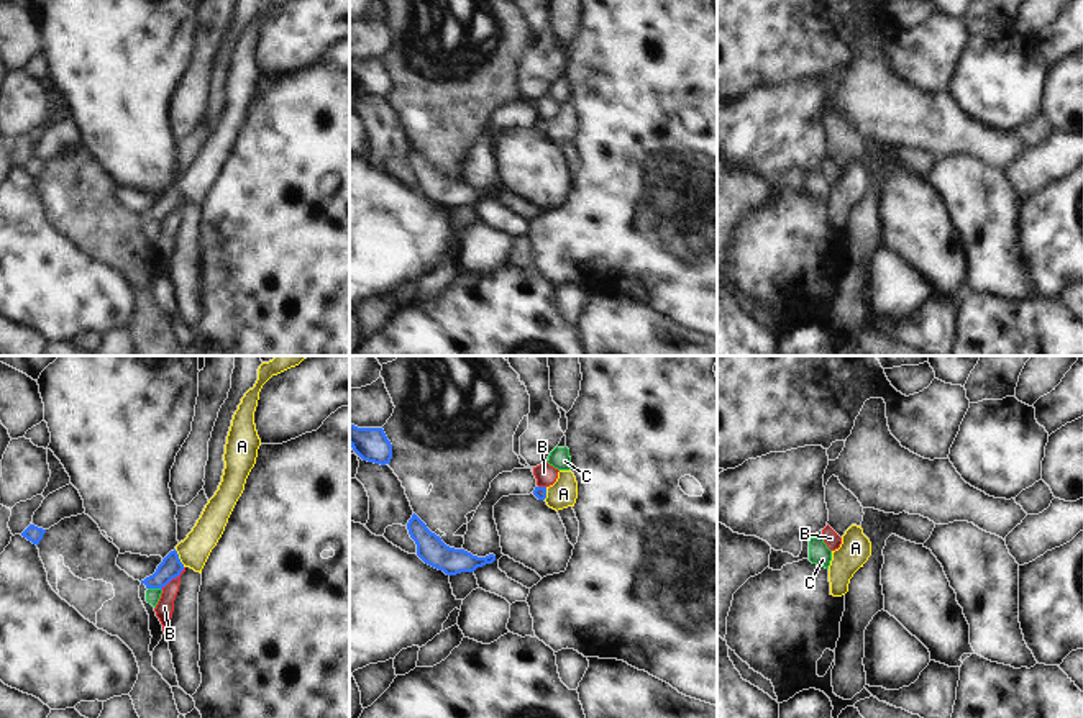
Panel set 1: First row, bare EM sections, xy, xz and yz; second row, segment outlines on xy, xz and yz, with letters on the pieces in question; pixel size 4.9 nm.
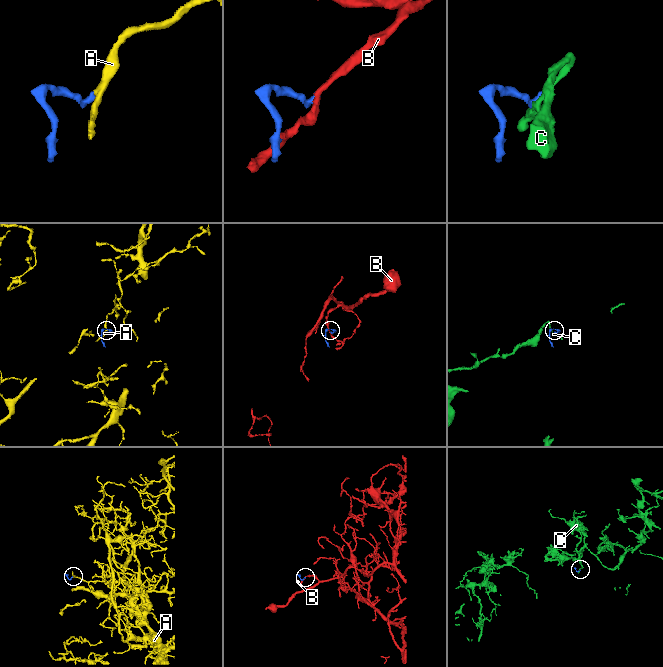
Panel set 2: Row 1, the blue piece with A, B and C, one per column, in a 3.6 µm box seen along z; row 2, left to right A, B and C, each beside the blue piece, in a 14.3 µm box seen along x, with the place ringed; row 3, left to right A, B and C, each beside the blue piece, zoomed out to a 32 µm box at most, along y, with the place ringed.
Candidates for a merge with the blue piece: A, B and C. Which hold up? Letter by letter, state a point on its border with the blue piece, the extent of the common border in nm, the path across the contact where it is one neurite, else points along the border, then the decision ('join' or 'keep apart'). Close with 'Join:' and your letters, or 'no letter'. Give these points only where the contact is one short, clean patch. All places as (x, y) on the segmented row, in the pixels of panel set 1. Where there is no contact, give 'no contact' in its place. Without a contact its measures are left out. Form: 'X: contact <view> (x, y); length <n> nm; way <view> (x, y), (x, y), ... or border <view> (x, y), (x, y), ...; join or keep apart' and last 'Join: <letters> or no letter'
A: contact xy (178, 558); length 100 nm; way xy (171, 566), (178, 558), (194, 551); join
B: contact xy (173, 577); length 160 nm; border xy (184, 568), (161, 589); keep apart
C: contact xy (155, 587); length 70 nm; border xy (148, 587), (161, 590); keep apart
Join: A

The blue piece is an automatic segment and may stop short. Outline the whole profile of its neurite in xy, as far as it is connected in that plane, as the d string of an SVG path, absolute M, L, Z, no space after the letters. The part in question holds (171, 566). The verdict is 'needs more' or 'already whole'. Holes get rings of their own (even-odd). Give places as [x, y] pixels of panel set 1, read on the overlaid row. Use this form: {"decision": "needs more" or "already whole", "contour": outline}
{"decision": "needs more", "contour": "M274 356L258 369L258 380L249 389L233 415L225 444L225 469L215 495L205 505L200 518L184 541L171 551L156 572L141 584L146 588L164 588L172 579L179 577L185 567L202 574L202 569L222 538L228 518L244 490L246 479L256 464L261 439L254 425L254 411L263 385L272 377L290 367L299 366L305 356Z"}

